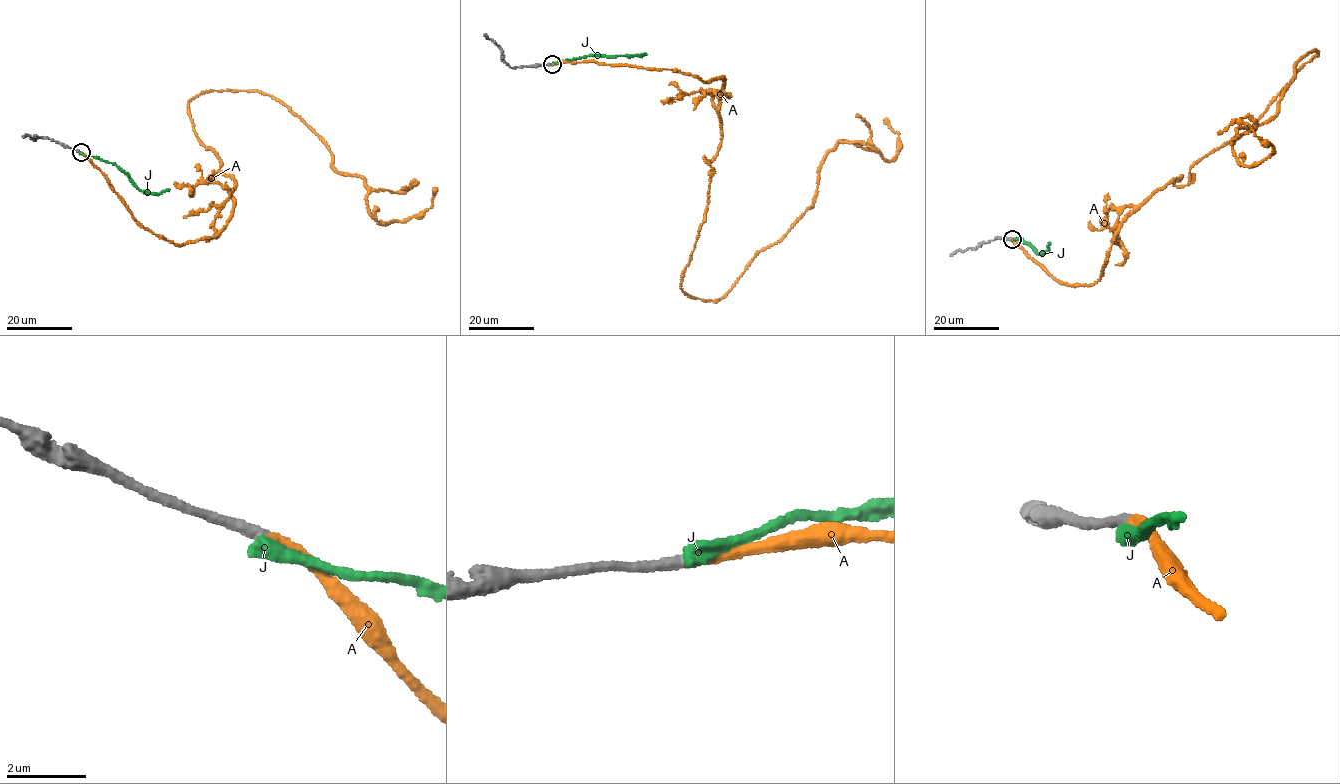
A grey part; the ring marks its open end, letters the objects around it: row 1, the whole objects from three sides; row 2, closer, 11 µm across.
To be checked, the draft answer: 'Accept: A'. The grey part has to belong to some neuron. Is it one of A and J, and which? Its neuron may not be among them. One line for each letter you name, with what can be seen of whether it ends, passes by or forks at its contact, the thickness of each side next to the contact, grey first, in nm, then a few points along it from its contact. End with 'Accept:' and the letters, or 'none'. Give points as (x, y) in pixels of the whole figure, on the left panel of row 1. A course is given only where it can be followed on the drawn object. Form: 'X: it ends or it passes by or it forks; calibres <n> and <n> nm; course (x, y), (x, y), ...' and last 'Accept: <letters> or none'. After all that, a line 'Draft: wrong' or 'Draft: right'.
A: it ends; calibres 320 and 260 nm; course (80, 152), (183, 245), (233, 207), (188, 110), (213, 90), (277, 99), (376, 220), (435, 188)
Accept: A
Draft: right

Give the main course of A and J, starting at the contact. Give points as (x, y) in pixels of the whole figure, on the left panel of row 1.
A: (80, 152), (183, 245), (233, 207), (188, 110), (213, 90), (277, 99), (376, 220), (435, 188)
J: (80, 152), (117, 165), (141, 190), (159, 194), (169, 188)

